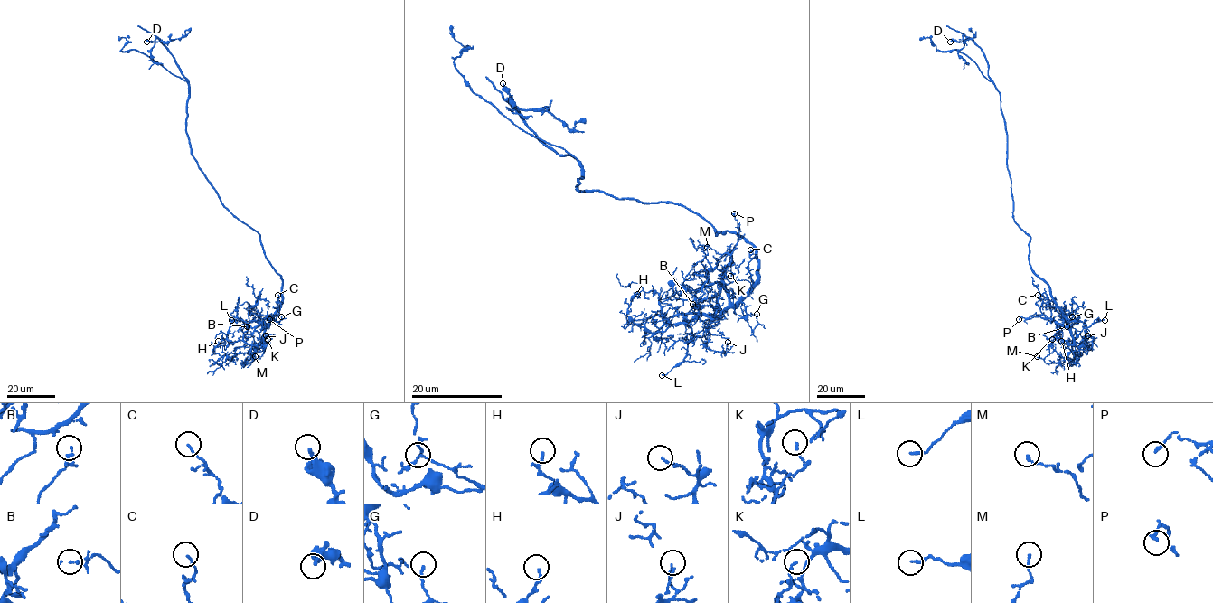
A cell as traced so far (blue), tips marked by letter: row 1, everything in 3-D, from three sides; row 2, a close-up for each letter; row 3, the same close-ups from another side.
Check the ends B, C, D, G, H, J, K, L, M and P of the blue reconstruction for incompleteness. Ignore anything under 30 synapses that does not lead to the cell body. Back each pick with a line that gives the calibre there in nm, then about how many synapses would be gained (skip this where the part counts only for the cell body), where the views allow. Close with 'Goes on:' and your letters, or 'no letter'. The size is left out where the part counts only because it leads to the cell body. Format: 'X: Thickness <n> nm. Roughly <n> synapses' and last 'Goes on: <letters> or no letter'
Goes on: no letter

